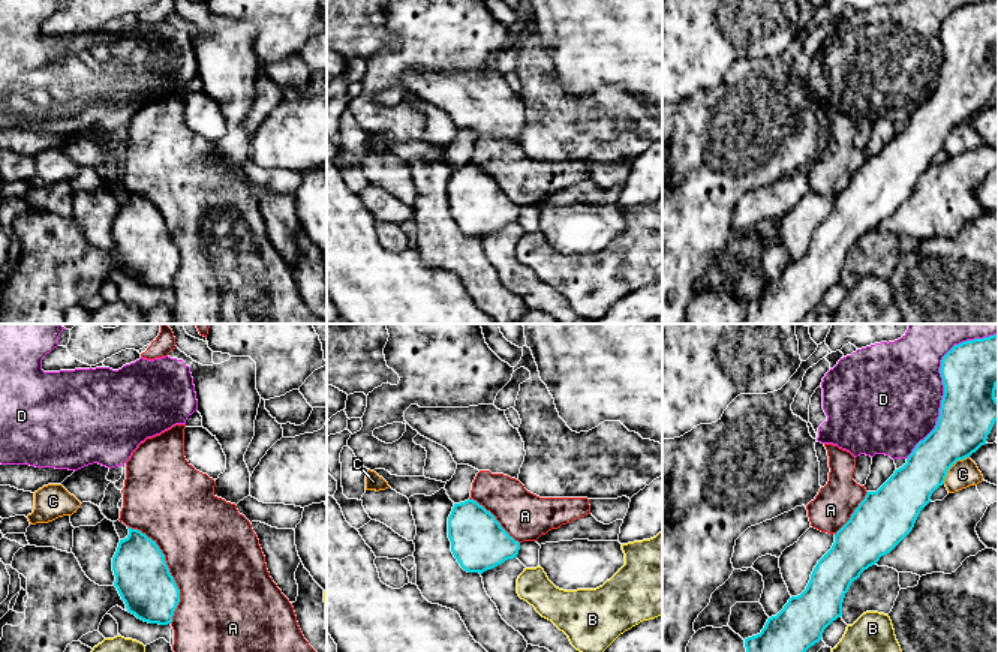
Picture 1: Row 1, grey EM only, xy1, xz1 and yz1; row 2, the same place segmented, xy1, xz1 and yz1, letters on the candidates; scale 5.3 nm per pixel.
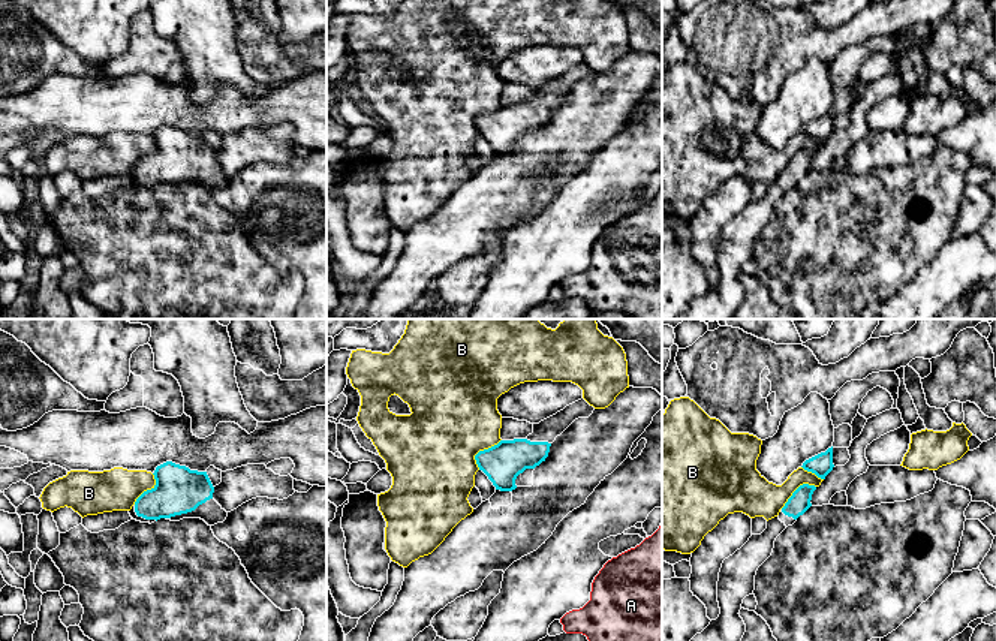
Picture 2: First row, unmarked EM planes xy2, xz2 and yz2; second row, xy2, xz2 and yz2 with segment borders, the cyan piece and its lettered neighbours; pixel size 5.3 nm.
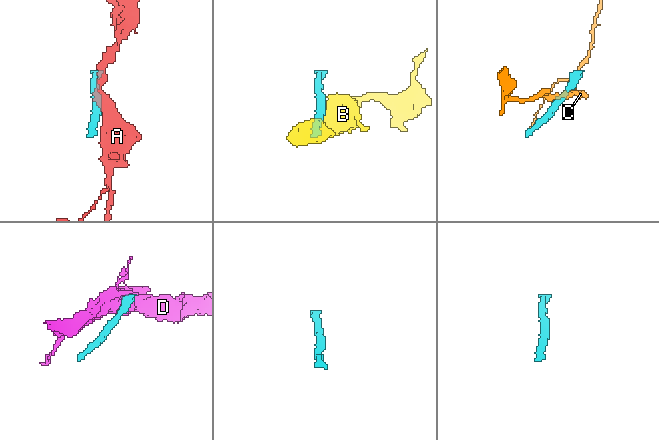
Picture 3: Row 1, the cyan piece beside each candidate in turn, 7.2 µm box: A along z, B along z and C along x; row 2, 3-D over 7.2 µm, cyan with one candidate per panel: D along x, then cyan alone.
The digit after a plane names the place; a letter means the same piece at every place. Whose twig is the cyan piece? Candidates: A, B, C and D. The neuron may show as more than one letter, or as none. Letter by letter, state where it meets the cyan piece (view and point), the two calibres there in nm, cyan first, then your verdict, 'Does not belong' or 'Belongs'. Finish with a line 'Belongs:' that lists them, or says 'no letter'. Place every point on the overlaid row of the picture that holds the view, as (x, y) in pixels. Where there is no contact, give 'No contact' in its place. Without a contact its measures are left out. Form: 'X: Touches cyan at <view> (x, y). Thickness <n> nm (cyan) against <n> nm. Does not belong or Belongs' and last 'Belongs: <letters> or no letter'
A: Touches cyan at xy1 (168, 570). Thickness 300 nm (cyan) against 480 nm. Does not belong
B: Touches cyan at xz2 (481, 451). Thickness 220 nm (cyan) against 460 nm. Does not belong
C: Touches cyan at yz1 (952, 465). Thickness 280 nm (cyan) against 150 nm. Does not belong
D: Touches cyan at yz1 (943, 381). Thickness 320 nm (cyan) against 480 nm. Does not belong
Belongs: no letter

